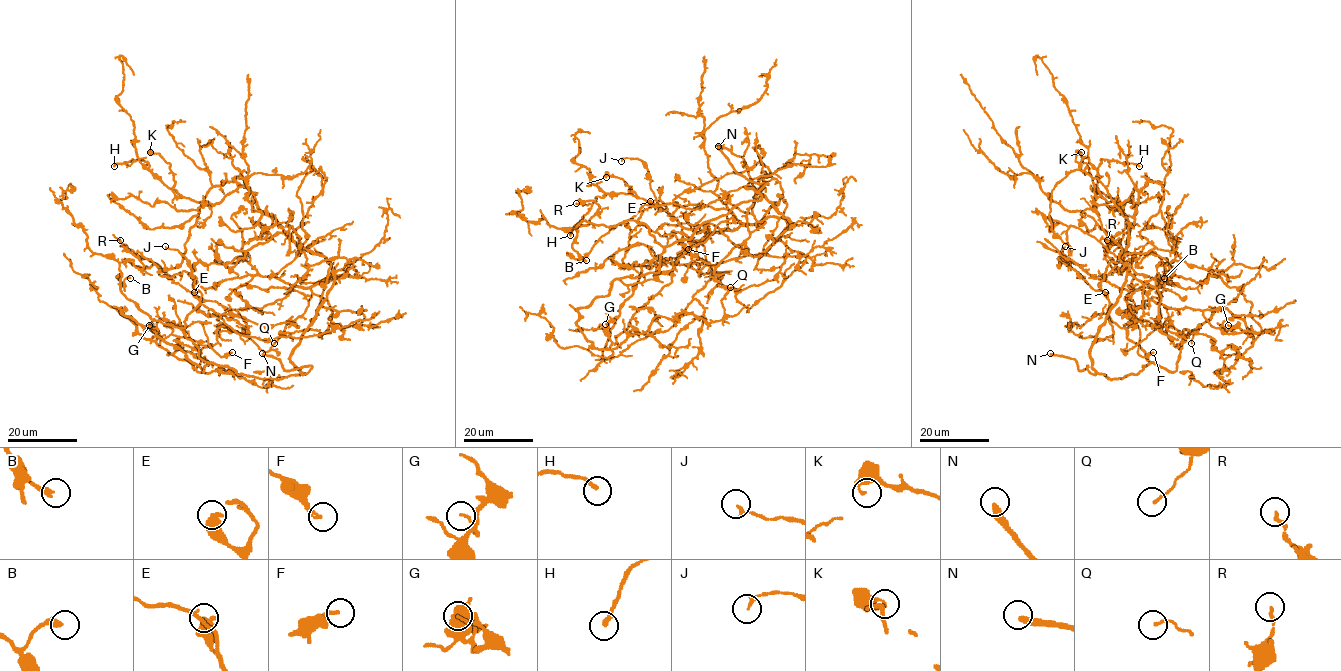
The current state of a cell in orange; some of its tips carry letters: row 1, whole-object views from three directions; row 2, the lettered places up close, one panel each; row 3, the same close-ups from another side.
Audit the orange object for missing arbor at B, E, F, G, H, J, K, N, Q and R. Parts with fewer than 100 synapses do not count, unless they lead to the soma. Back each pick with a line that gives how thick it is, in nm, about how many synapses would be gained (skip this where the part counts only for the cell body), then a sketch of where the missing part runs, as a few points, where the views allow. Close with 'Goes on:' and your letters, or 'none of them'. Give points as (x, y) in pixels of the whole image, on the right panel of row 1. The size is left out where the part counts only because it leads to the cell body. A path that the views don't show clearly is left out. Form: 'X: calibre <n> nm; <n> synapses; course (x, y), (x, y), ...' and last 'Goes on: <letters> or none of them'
N: calibre 320 nm
Goes on: N

